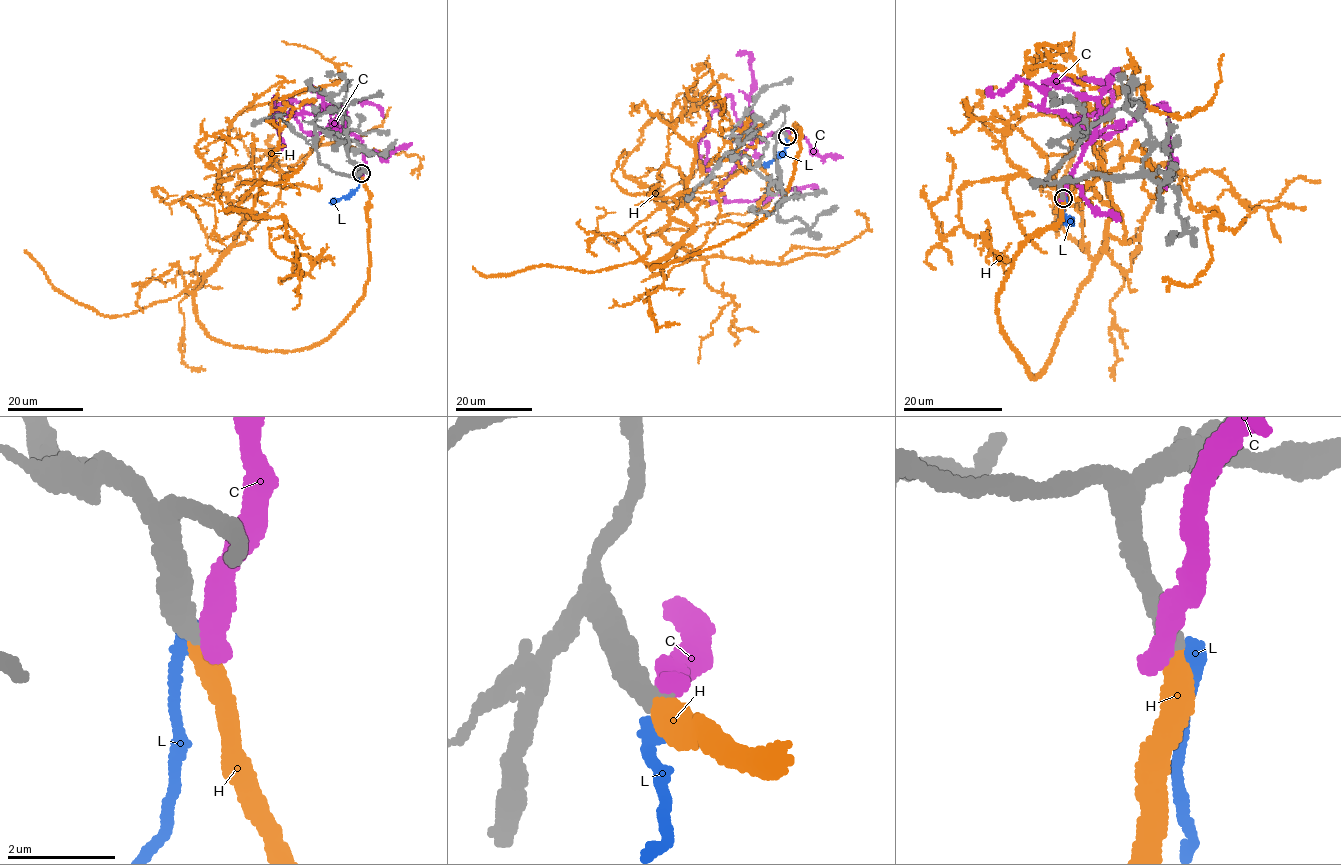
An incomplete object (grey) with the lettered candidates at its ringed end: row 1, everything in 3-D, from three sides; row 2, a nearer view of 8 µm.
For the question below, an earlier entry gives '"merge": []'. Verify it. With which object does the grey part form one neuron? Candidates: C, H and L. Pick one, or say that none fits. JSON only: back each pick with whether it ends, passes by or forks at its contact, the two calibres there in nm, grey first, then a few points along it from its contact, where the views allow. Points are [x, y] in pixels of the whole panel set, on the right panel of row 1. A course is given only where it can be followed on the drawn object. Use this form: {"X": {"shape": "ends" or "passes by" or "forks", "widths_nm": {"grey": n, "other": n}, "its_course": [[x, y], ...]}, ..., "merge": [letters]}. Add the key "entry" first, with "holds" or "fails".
{"entry": "fails", "H": {"shape": "ends", "widths_nm": {"grey": 400, "other": 400}, "its_course": [[1063, 198], [996, 302], [1035, 377], [1113, 212], [1089, 112], [1135, 82], [1146, 105], [1189, 115], [1222, 54]]}, "merge": ["H"]}

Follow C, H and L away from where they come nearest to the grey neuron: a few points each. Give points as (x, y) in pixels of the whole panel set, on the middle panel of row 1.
C: (786, 135), (787, 128), (760, 139), (747, 136), (729, 94), (715, 107), (698, 146), (703, 168), (704, 142)
H: (787, 136), (775, 207), (651, 267), (691, 229), (651, 185), (771, 177), (715, 218)
L: (787, 137), (788, 143), (783, 152), (763, 165)

